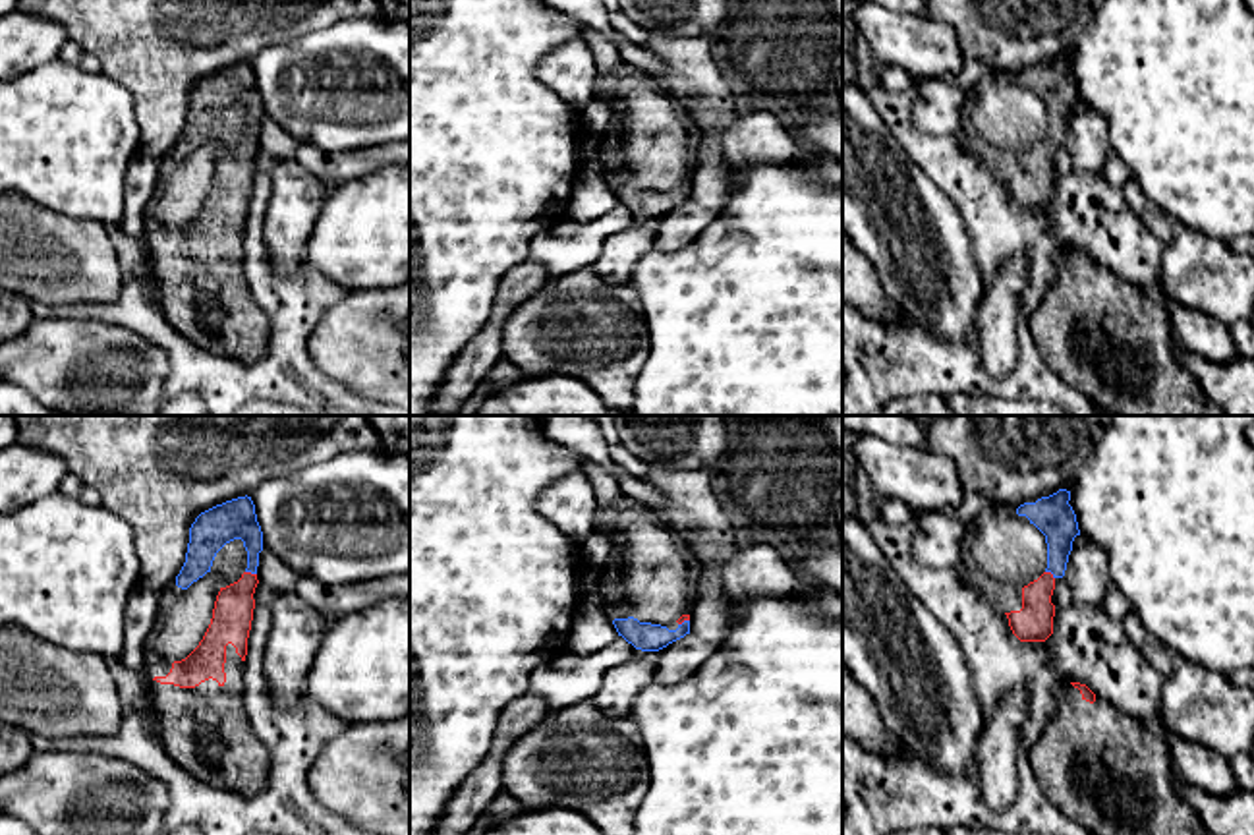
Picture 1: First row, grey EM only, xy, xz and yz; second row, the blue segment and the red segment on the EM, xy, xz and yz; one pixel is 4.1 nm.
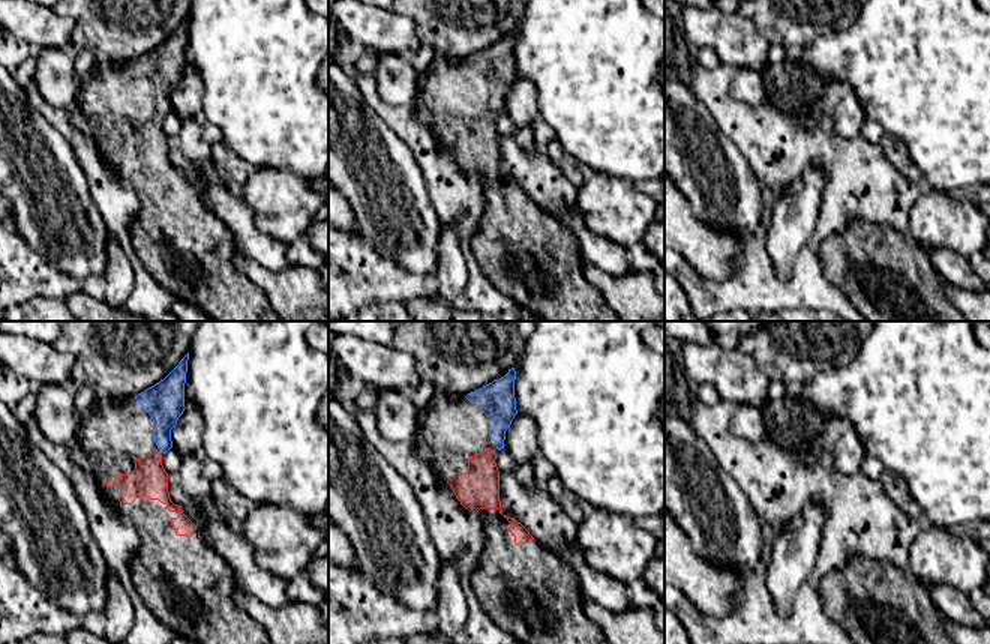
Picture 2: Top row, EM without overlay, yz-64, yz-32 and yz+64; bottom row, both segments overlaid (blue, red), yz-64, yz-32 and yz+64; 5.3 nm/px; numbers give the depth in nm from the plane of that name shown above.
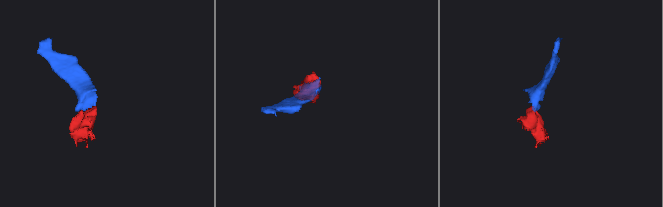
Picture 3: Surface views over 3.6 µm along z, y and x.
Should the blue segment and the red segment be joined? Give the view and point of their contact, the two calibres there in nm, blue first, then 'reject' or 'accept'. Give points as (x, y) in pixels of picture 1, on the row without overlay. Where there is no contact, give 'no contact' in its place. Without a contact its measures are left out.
meets blue in xy at (252, 140); 170 nm thick on the blue side, 170 nm on the other; accept

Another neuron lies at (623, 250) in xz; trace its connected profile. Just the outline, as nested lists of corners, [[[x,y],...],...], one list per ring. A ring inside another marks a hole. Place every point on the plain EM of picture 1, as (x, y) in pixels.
[[[649,218],[641,226],[628,226],[605,240],[601,255],[591,269],[607,282],[626,282],[638,261],[655,253],[657,220]]]

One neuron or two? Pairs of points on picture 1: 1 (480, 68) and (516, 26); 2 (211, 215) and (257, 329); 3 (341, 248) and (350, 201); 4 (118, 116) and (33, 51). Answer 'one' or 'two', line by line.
1: one
2: one
3: one
4: two

